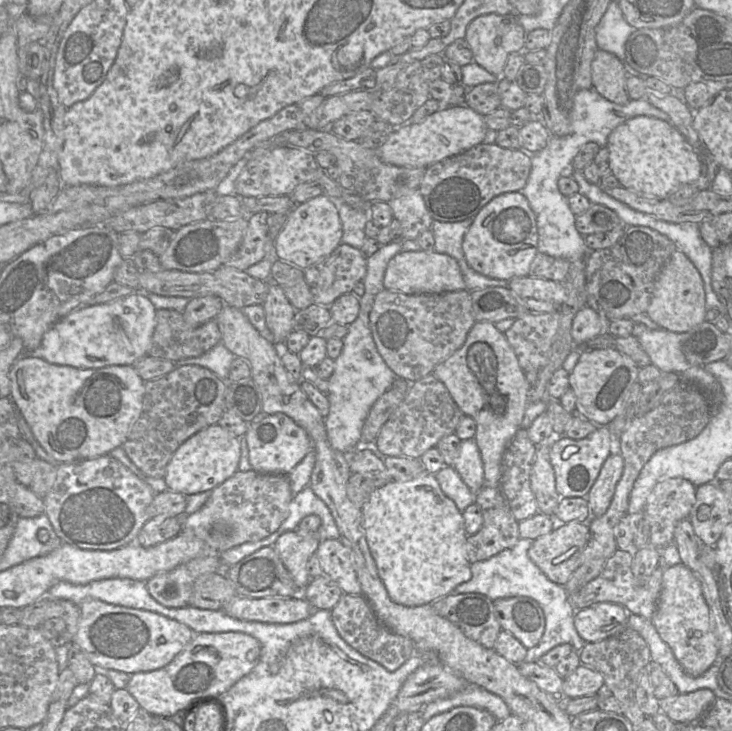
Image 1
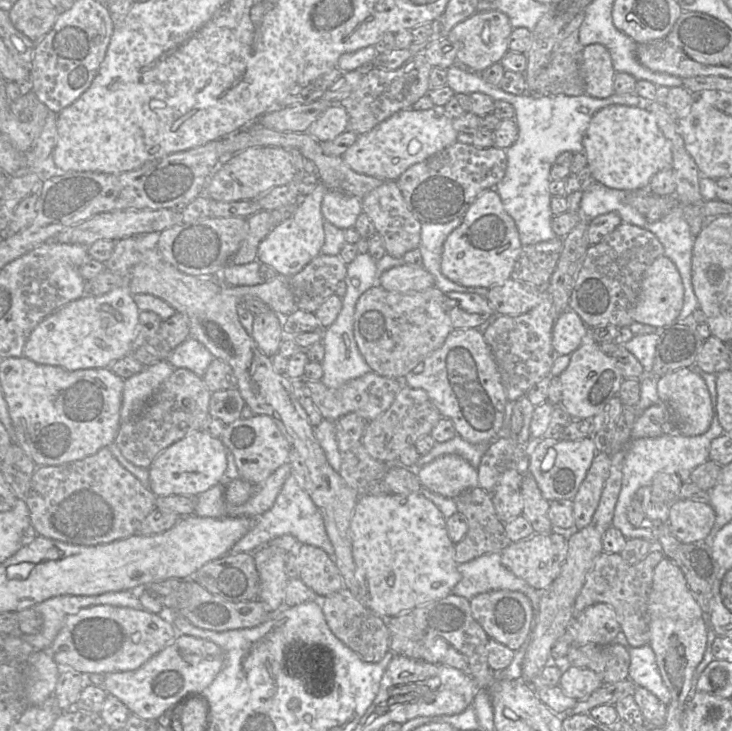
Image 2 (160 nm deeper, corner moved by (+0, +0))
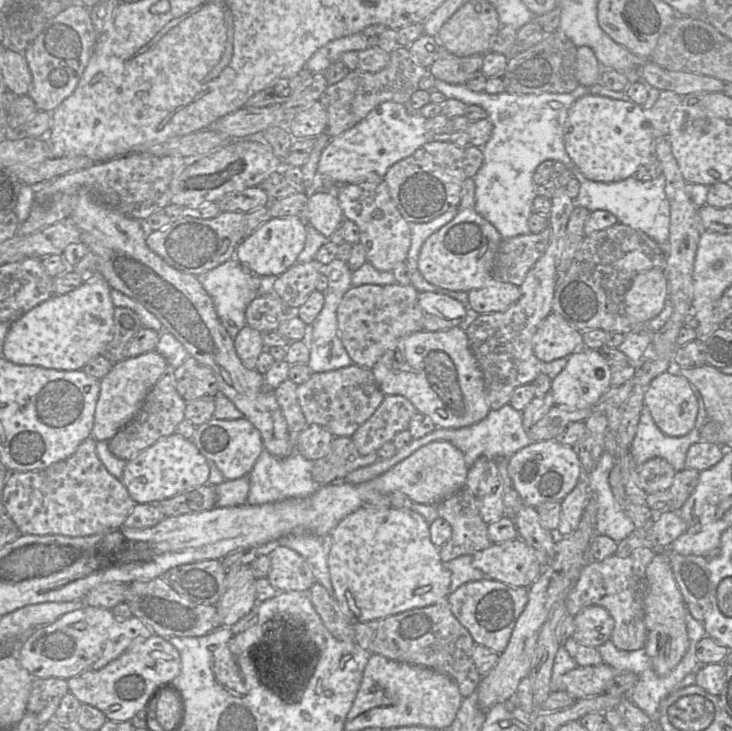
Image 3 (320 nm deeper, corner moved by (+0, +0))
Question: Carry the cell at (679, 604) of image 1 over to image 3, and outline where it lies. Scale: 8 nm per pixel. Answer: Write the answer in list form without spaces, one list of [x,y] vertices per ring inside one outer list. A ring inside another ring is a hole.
[[[656,553],[646,568],[647,593],[644,599],[644,620],[647,629],[645,644],[655,673],[668,675],[680,662],[689,647],[685,615],[687,607],[677,585],[670,560],[666,554]]]

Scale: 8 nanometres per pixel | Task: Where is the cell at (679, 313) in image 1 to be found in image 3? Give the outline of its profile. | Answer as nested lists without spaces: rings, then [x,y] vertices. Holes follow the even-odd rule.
[[[662,267],[636,275],[625,293],[625,312],[639,323],[657,316],[668,299],[668,284]]]

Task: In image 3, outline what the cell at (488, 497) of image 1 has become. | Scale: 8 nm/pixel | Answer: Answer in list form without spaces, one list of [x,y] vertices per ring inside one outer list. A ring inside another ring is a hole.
[[[461,489],[436,504],[436,507],[439,518],[446,520],[452,528],[450,540],[439,548],[442,562],[473,555],[492,545],[488,524],[482,519],[470,490]]]

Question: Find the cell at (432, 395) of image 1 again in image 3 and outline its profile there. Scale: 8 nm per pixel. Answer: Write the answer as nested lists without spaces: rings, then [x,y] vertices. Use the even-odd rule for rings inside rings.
[[[385,396],[374,414],[350,437],[361,455],[376,453],[384,444],[390,443],[396,434],[408,430],[411,419],[417,414],[413,404],[403,396]]]

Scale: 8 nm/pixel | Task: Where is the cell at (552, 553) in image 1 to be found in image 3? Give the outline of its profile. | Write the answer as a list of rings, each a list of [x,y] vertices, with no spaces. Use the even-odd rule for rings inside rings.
[[[518,537],[514,540],[492,544],[473,554],[472,566],[484,572],[488,579],[500,581],[512,587],[528,588],[542,573],[536,551]]]

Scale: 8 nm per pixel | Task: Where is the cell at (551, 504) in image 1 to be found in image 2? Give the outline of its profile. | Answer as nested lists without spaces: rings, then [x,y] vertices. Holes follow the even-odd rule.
[[[526,474],[521,490],[524,516],[532,525],[535,534],[549,534],[554,529],[548,517],[550,502],[546,500],[531,474]]]

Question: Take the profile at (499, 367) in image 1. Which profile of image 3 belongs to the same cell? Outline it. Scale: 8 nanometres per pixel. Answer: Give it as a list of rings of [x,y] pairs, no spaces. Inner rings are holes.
[[[455,326],[448,330],[440,330],[435,332],[420,331],[405,336],[398,342],[398,345],[395,350],[388,350],[379,359],[379,361],[374,365],[371,371],[379,388],[385,396],[399,395],[405,397],[413,404],[418,413],[429,416],[434,422],[434,424],[437,426],[437,428],[458,429],[462,427],[471,426],[485,419],[491,411],[486,397],[483,373],[470,348],[469,340],[465,330],[462,330],[461,328],[459,328],[459,326]]]

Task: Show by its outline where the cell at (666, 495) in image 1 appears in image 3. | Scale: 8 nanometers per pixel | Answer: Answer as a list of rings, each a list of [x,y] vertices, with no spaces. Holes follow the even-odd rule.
[[[660,457],[649,459],[637,466],[640,487],[647,493],[667,490],[673,483],[676,471]]]

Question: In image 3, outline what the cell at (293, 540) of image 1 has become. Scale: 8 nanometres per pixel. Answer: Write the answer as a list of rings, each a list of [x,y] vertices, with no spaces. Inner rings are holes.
[[[241,564],[227,569],[226,590],[215,605],[221,616],[221,626],[235,624],[258,603],[255,580],[249,564]]]

